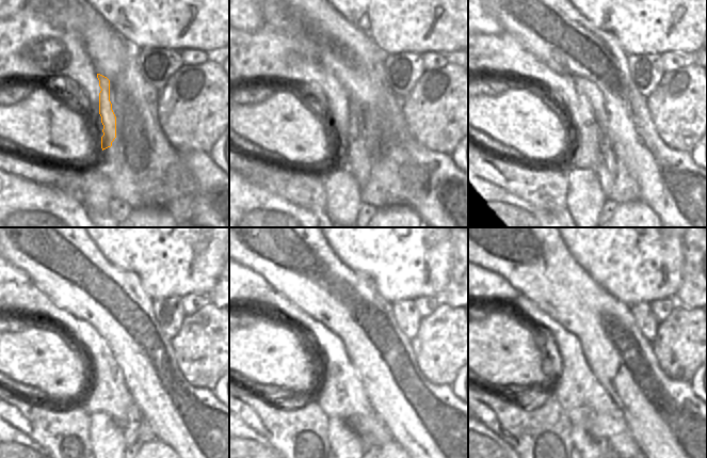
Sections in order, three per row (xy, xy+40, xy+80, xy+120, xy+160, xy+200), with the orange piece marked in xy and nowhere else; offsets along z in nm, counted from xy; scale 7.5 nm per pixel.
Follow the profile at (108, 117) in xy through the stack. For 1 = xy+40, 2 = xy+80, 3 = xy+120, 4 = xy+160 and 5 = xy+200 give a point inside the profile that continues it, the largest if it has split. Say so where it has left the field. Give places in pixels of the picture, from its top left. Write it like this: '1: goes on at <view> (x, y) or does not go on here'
1: goes on at xy+40 (357, 162)
2: goes on at xy+80 (606, 169)
3: goes on at xy+120 (133, 419)
4: goes on at xy+160 (367, 441)
5: goes on at xy+200 (603, 444)

